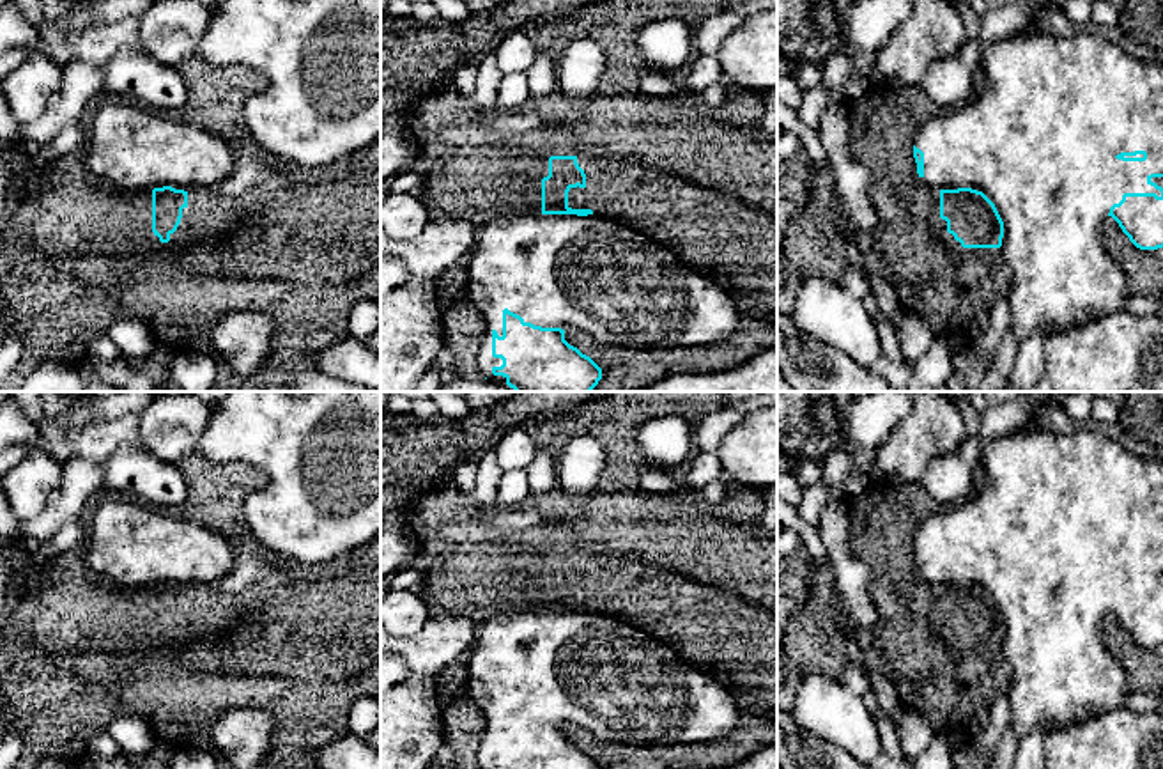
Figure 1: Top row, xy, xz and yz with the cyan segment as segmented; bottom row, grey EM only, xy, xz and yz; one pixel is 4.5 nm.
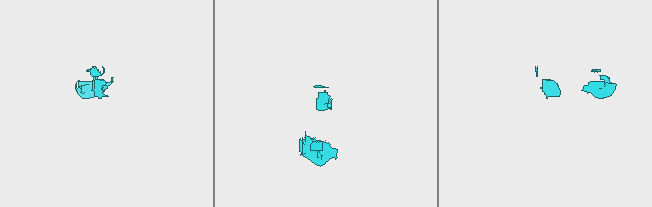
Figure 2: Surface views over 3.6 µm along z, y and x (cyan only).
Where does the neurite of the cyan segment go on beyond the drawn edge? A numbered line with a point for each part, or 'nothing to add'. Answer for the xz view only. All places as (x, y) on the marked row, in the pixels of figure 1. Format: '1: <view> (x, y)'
1: xz (623, 287)

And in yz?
1: yz (1039, 142)

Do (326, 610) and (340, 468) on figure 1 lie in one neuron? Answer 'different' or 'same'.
different

